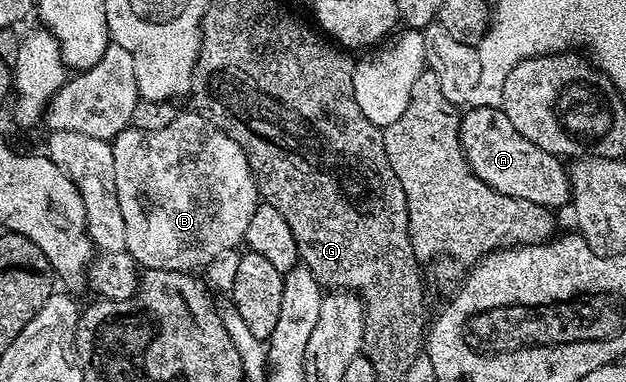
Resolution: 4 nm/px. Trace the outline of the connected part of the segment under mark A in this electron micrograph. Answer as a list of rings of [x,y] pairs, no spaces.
[[[502,106],[464,110],[459,121],[459,140],[475,176],[485,185],[497,189],[497,193],[521,197],[552,209],[568,206],[571,180],[564,160],[521,137],[521,133],[513,129],[509,117],[505,117]]]

